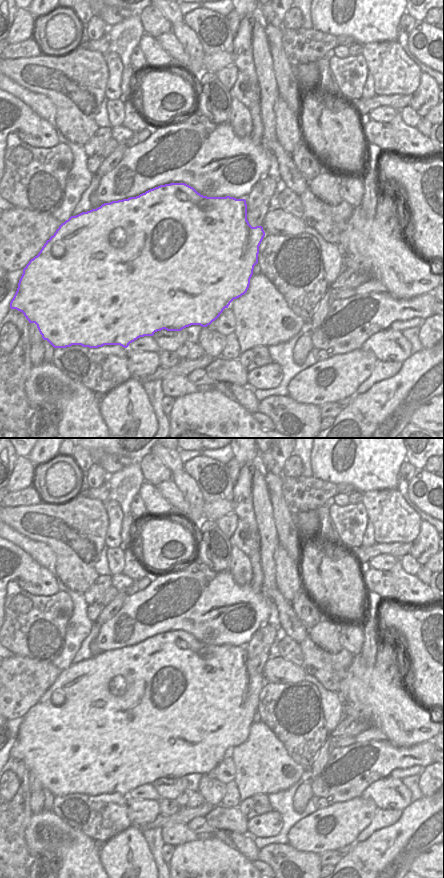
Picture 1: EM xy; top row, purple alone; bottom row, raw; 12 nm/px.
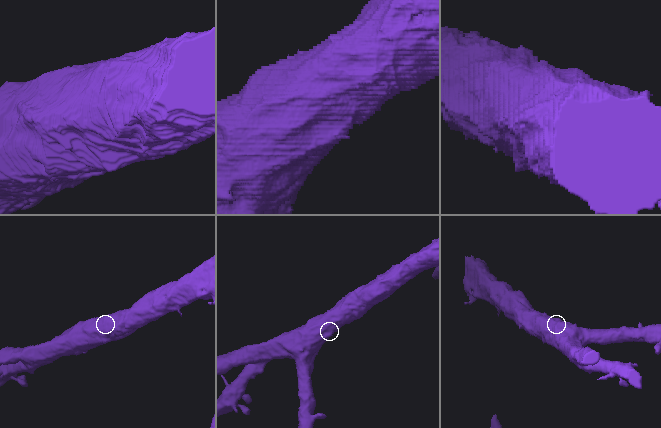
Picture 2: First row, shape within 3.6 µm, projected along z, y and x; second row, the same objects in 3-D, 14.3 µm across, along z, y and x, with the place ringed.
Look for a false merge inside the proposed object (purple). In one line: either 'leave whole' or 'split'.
split

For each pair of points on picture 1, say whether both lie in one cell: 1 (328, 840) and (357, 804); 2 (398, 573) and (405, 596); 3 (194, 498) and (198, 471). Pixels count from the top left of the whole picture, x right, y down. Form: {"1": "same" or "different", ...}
{"1": "same", "2": "same", "3": "different"}

